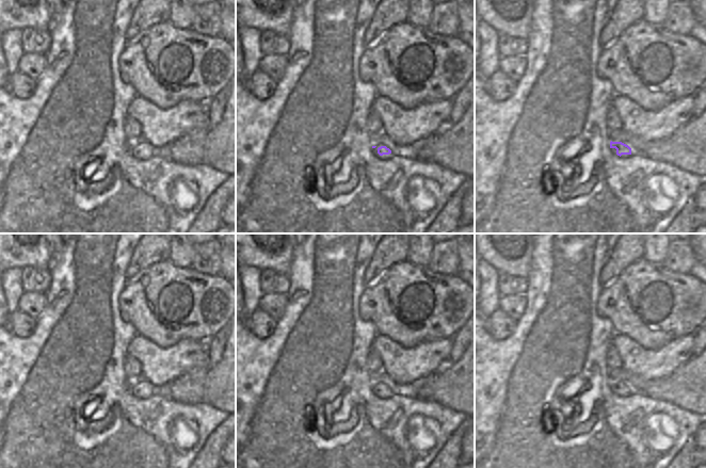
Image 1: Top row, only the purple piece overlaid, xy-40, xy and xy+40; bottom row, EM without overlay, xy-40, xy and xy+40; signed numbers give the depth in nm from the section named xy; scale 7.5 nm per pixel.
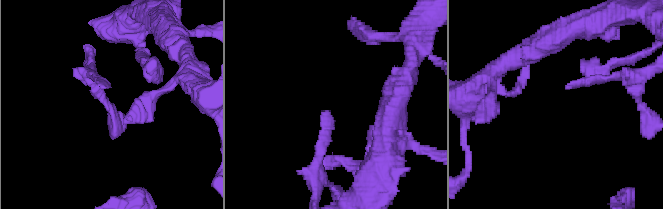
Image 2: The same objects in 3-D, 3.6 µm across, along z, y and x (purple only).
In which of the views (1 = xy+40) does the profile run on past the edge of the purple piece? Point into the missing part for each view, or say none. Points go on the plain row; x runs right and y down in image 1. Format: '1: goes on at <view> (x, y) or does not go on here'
1: does not go on here

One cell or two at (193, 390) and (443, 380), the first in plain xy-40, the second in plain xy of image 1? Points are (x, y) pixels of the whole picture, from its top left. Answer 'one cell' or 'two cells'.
two cells

